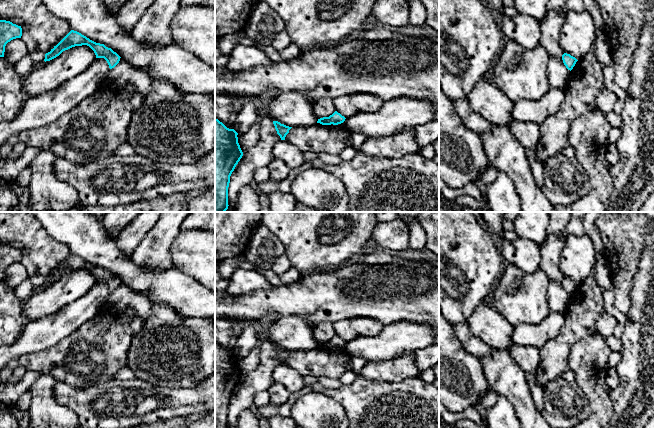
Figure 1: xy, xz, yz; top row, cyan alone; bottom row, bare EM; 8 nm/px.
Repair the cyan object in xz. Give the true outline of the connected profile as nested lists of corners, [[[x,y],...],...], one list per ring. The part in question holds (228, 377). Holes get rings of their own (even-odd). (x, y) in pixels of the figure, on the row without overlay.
[[[215,342],[215,428],[228,428],[230,400],[243,380],[237,359]]]

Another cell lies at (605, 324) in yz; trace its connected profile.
[[[604,309],[596,321],[596,332],[604,338],[612,336],[617,323],[616,318]]]

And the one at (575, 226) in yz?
[[[571,212],[571,217],[565,229],[565,233],[574,236],[584,235],[584,217],[586,214],[587,212]]]

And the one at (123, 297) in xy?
[[[122,282],[114,292],[110,293],[105,303],[113,312],[130,309],[134,312],[135,317],[143,321],[149,319],[153,310],[153,303],[146,294],[135,292]]]

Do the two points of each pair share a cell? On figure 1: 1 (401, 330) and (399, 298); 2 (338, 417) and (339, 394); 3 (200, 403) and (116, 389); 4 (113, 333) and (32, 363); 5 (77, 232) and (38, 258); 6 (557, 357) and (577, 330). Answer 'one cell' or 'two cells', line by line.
1: two cells
2: two cells
3: one cell
4: one cell
5: two cells
6: one cell

